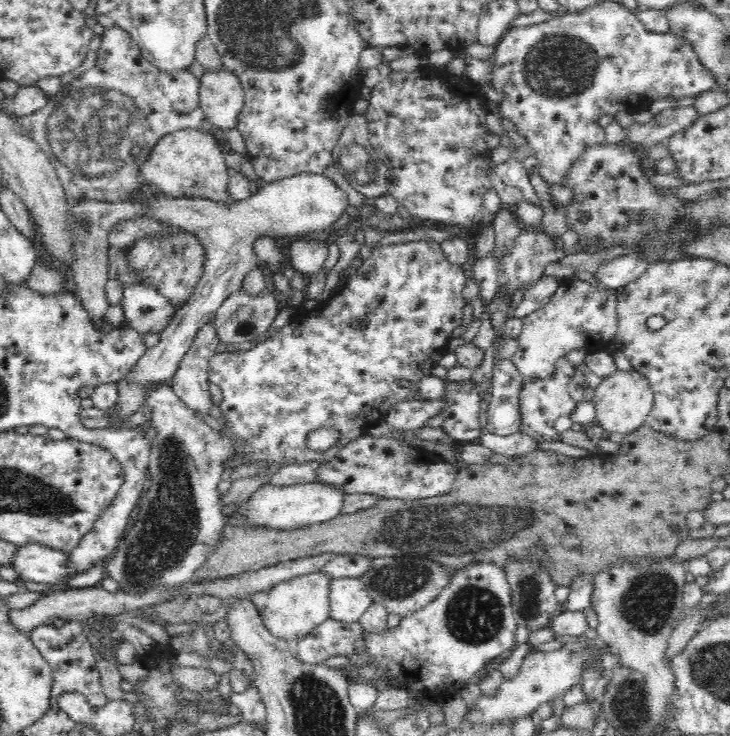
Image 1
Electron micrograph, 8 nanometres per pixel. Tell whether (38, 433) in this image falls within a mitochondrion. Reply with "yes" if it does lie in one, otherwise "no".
no

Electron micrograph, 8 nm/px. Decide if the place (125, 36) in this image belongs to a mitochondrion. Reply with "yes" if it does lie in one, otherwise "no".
no

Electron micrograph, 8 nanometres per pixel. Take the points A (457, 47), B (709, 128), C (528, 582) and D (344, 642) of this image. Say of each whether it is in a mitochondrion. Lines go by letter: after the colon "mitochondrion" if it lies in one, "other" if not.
A: other
B: other
C: mitochondrion
D: other

